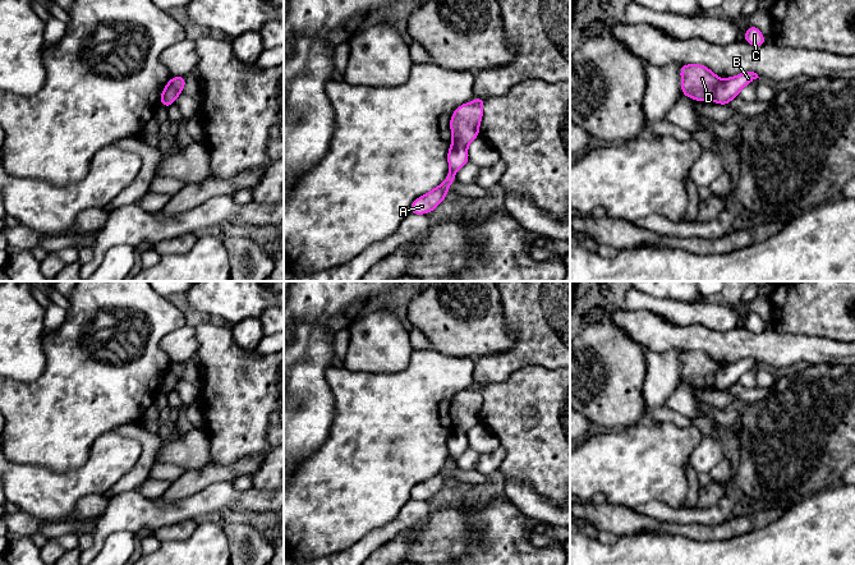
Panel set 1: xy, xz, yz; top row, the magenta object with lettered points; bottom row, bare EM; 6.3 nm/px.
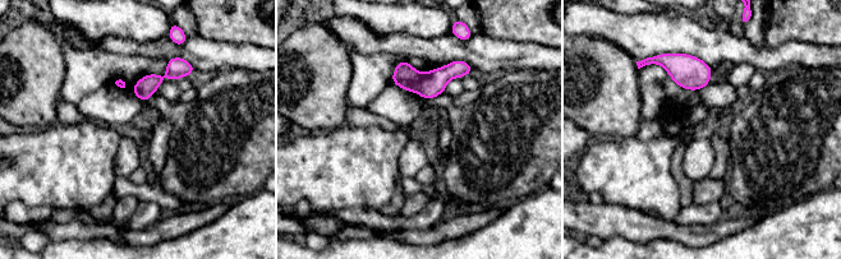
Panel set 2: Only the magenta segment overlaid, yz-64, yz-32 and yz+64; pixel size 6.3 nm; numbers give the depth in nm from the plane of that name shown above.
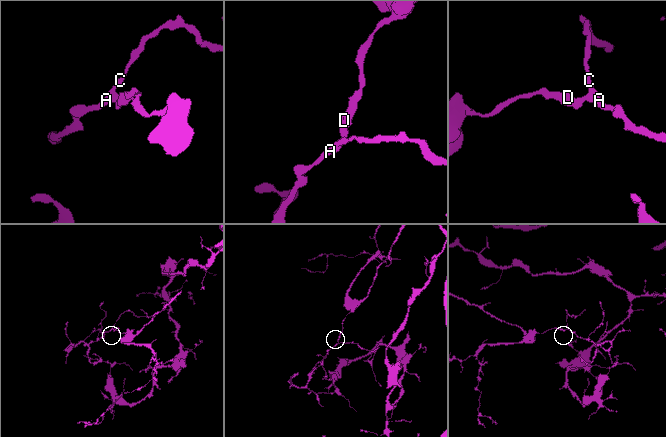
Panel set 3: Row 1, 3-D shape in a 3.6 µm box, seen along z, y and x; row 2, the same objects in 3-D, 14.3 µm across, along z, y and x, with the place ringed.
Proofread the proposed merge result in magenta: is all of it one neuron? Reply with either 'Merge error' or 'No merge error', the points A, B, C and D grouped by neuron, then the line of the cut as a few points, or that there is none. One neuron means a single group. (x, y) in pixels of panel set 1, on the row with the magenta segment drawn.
Merge error. Groups: A B C / D. Split along yz (721, 79), (712, 100)

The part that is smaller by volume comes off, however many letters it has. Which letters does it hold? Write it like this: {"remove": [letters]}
{"remove": ["A", "B", "C"]}

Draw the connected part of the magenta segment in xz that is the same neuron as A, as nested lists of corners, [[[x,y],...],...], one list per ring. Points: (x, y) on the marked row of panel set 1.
[[[452,141],[447,152],[447,161],[450,169],[449,175],[438,187],[413,201],[410,215],[431,213],[440,203],[442,203],[449,193],[449,187],[456,182],[456,171],[469,162],[466,146]]]

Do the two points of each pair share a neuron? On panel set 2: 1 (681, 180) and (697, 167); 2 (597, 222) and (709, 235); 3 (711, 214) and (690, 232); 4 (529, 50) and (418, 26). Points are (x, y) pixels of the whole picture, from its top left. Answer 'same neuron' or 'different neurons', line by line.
1: different neurons
2: same neuron
3: different neurons
4: different neurons

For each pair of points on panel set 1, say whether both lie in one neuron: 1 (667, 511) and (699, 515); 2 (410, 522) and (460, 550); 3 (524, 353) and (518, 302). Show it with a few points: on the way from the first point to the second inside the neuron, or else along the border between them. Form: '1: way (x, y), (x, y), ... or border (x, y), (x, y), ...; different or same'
1: way (675, 515), (692, 515); same
2: border (435, 508), (414, 528), (404, 529), (390, 540); different
3: way (525, 340), (525, 315); same

